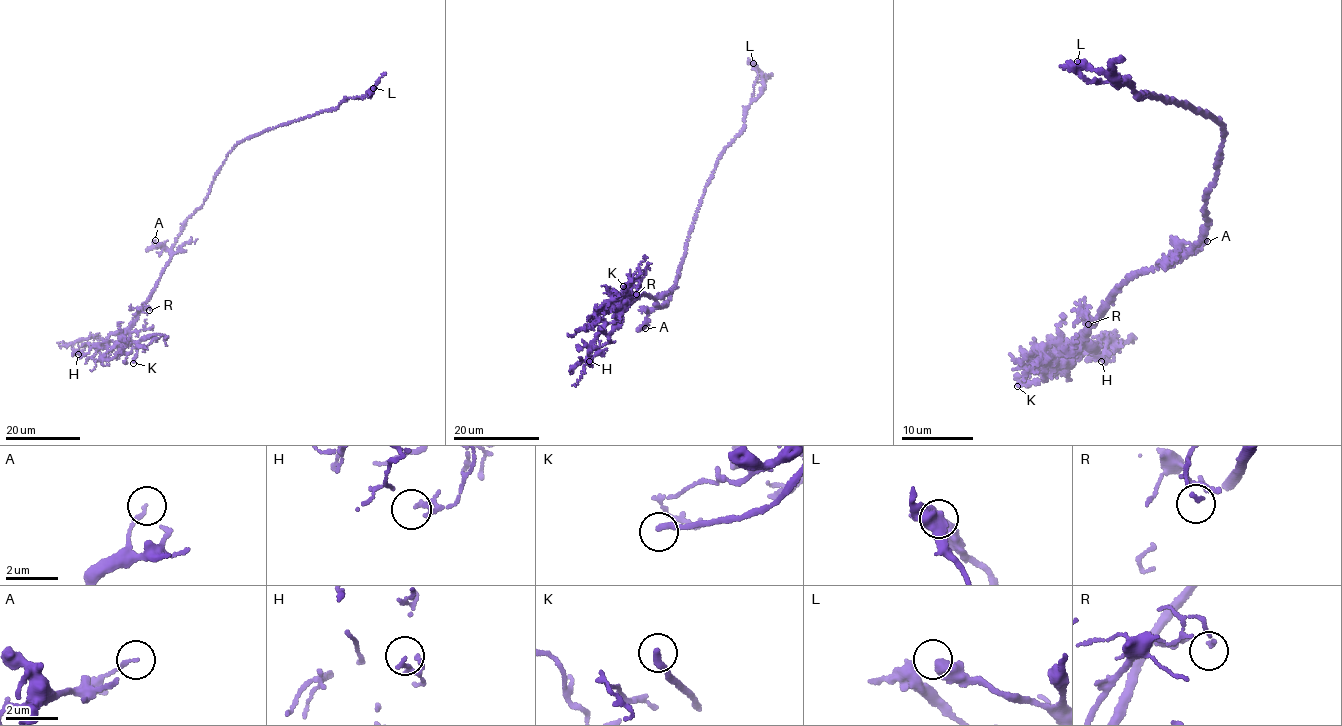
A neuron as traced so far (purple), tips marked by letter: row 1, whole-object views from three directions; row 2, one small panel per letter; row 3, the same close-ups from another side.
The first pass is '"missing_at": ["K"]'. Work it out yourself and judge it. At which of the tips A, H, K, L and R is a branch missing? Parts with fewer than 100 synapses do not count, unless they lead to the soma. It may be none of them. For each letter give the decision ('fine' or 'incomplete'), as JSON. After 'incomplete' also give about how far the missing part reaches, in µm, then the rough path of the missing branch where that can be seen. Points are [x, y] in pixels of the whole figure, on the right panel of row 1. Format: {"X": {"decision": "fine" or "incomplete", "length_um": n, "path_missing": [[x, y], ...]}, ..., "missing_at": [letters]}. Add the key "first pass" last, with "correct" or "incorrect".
{"A": {"decision": "fine"}, "H": {"decision": "fine"}, "K": {"decision": "incomplete", "length_um": 35, "path_missing": [[1017, 386], [1002, 388], [999, 398], [1018, 407], [1027, 405], [1032, 394], [1026, 405], [984, 417], [979, 410]]}, "L": {"decision": "fine"}, "R": {"decision": "fine"}, "missing_at": ["K"], "first pass": "correct"}

